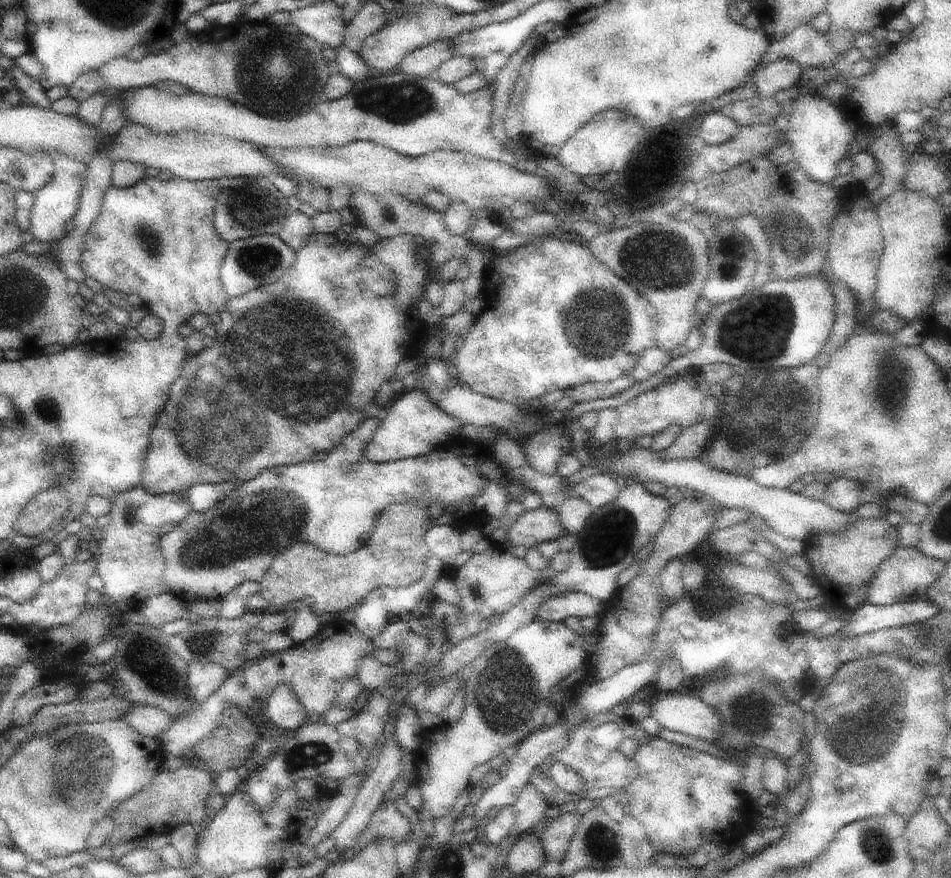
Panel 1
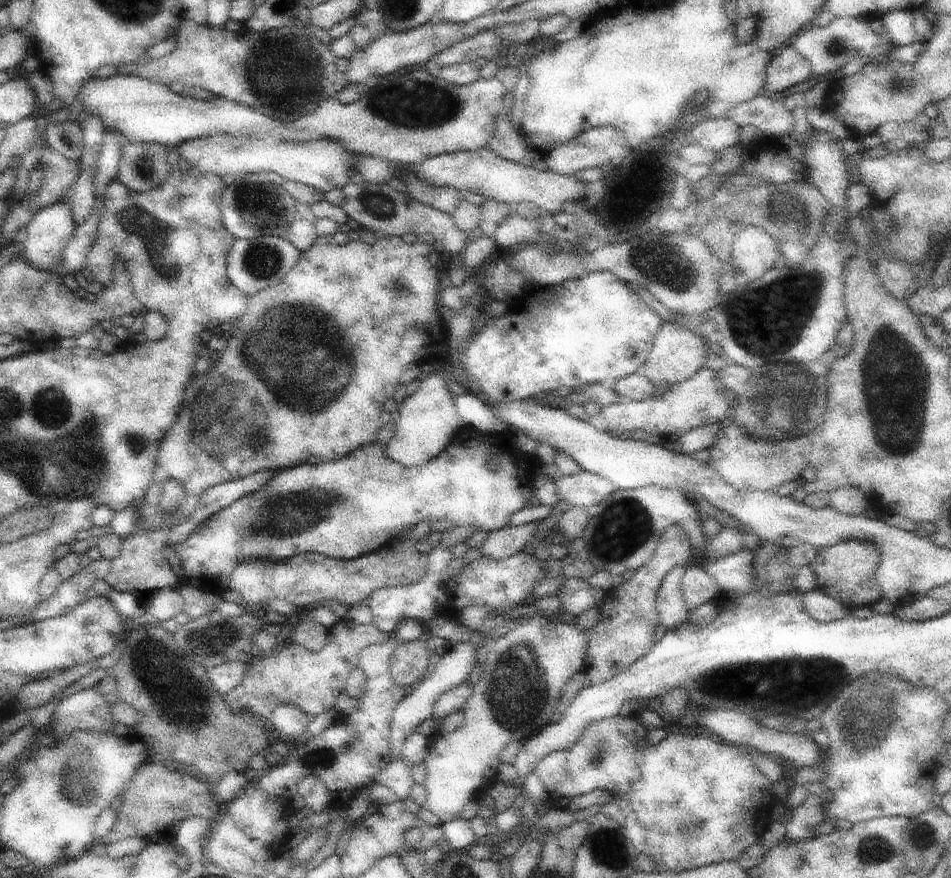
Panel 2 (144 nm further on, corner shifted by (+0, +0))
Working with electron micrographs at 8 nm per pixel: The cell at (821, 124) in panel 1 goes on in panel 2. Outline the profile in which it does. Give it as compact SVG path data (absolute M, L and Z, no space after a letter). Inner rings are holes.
M811 130L807 148L803 150L803 164L807 166L807 182L811 182L823 198L827 198L829 214L823 222L815 250L805 256L801 266L771 268L755 282L737 286L721 300L721 304L709 310L709 318L715 320L721 334L721 348L725 360L739 366L757 368L761 364L795 360L801 364L827 358L835 352L839 332L847 324L845 308L845 270L851 256L859 252L857 242L849 232L849 174L843 166L843 154L839 140L831 132Z

